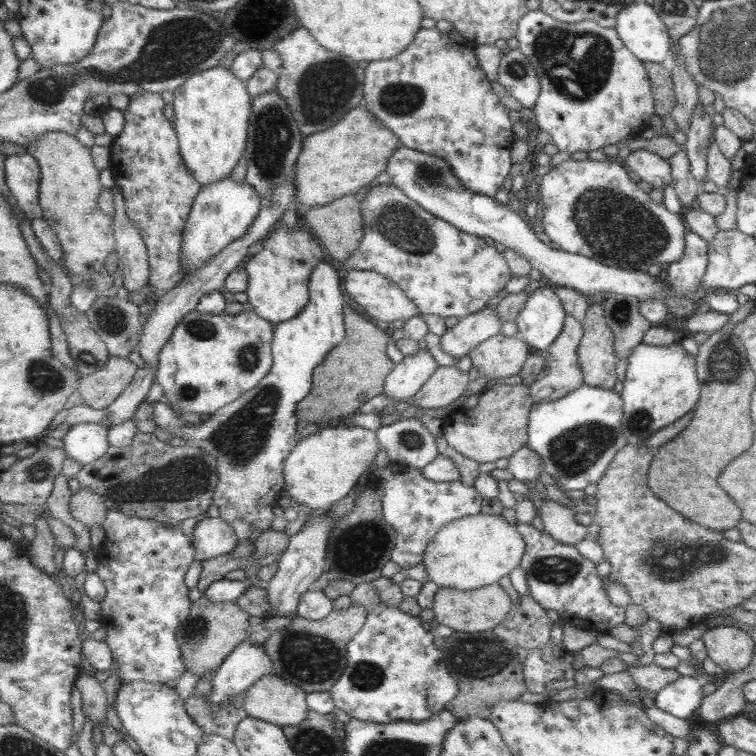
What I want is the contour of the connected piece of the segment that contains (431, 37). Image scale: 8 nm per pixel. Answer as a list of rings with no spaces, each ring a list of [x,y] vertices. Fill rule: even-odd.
[[[422,28],[409,48],[400,55],[370,62],[365,68],[364,107],[393,129],[403,146],[443,157],[453,166],[465,187],[495,197],[511,172],[516,137],[509,109],[493,92],[490,78],[481,69],[476,47],[475,42],[465,39],[456,29],[441,32],[437,28]]]

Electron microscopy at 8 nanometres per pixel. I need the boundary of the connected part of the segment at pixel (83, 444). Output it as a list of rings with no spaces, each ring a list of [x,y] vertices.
[[[82,423],[72,426],[71,431],[63,439],[64,450],[66,454],[81,464],[91,464],[95,460],[104,457],[111,447],[109,444],[109,427],[107,425],[101,425],[100,423]]]

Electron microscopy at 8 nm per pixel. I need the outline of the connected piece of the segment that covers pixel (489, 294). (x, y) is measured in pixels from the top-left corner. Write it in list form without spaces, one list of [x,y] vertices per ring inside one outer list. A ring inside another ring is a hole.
[[[390,182],[375,184],[368,189],[361,200],[361,213],[365,223],[364,238],[346,264],[353,269],[378,272],[389,277],[409,295],[422,314],[435,314],[441,318],[455,316],[459,320],[475,314],[497,298],[499,291],[514,277],[505,253],[499,252],[494,244],[489,246],[485,237],[463,232],[443,217],[423,208]]]

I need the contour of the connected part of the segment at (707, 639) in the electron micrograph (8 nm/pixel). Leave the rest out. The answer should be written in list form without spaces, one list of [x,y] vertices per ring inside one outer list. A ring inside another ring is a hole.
[[[719,625],[701,636],[706,656],[726,674],[745,668],[749,663],[755,645],[751,634],[729,625]]]

